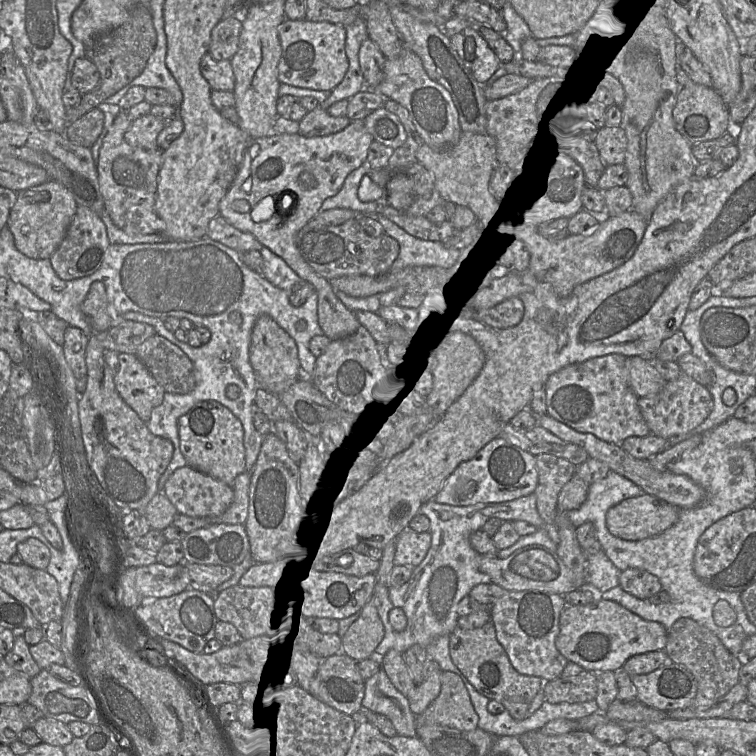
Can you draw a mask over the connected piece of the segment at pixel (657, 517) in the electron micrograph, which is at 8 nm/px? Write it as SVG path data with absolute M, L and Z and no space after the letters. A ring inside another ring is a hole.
M644 492L612 506L606 513L606 526L612 535L635 541L662 533L678 516L678 507Z

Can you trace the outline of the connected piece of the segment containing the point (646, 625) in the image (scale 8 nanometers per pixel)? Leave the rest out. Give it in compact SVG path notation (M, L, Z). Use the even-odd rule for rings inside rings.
M606 599L589 604L567 604L559 619L559 633L555 640L558 651L568 660L588 671L615 671L636 654L664 650L668 631L659 622L649 621L621 604Z

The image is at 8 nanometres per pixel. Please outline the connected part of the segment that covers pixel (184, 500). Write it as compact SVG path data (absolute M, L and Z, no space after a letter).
M189 465L176 469L162 492L178 513L191 517L220 516L234 499L231 485Z

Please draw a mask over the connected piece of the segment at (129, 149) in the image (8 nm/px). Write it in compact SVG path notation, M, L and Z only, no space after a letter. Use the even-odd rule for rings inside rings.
M121 110L104 137L99 151L98 180L105 210L114 224L130 235L163 233L165 223L156 212L158 175L163 150L146 150L128 144L125 133L131 123L128 110Z

